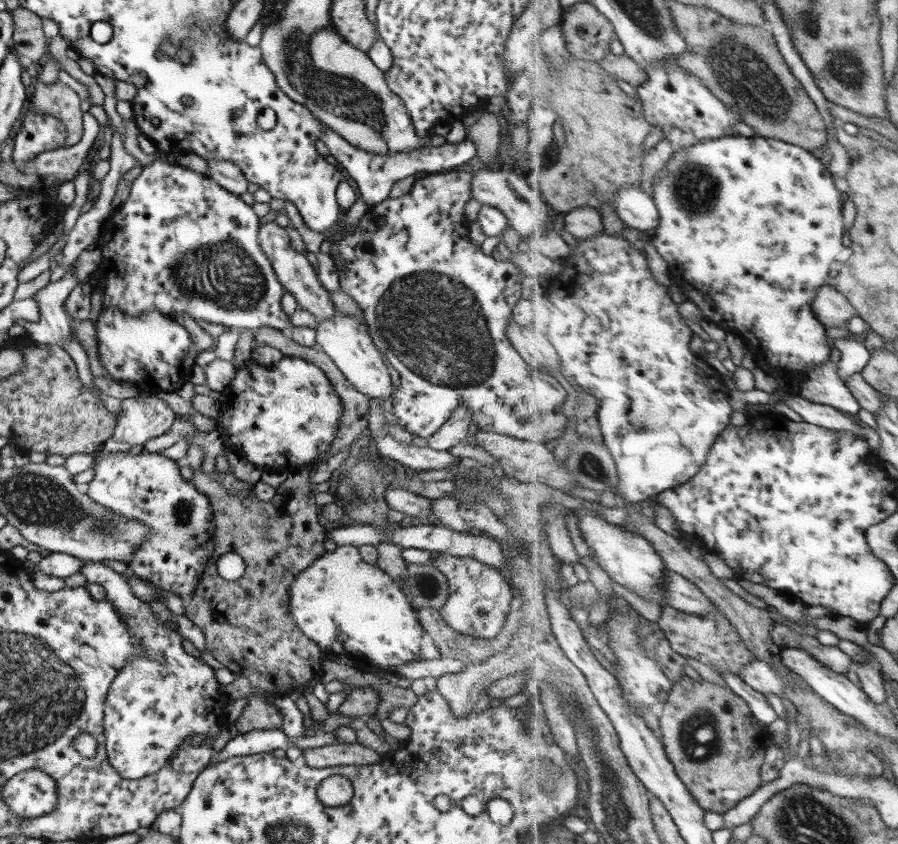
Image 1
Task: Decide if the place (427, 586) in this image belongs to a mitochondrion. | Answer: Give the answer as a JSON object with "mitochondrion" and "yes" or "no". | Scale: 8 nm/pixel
{"mitochondrion":"yes"}

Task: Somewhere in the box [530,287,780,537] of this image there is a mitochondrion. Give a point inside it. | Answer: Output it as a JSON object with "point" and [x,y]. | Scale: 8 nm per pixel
{"point":[592,467]}

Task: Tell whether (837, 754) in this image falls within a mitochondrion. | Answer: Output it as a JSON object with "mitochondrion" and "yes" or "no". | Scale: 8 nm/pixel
{"mitochondrion":"no"}

